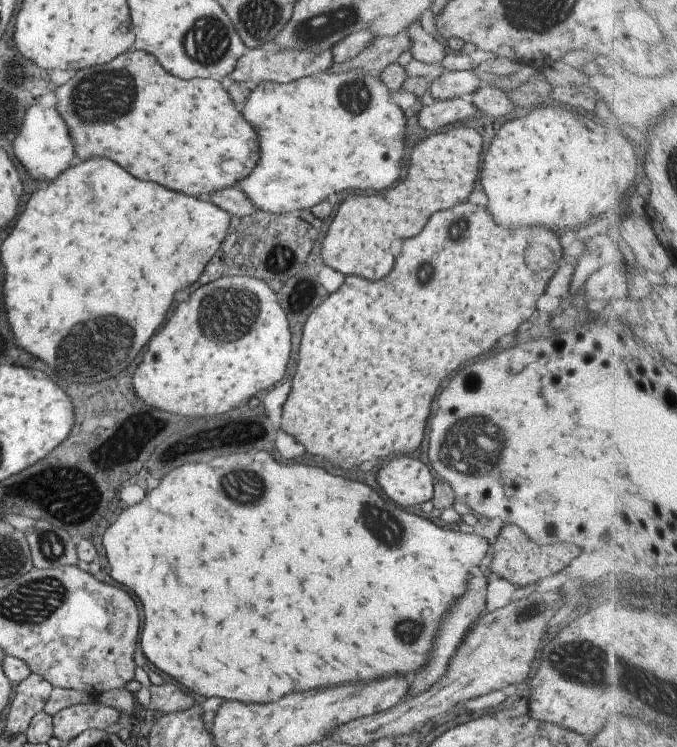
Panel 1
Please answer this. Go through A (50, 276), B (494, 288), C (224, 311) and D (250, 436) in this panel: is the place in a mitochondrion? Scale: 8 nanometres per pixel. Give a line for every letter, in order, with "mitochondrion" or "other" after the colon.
A: other
B: other
C: mitochondrion
D: other

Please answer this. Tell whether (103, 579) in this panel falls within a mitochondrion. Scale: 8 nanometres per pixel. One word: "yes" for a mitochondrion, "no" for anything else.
no

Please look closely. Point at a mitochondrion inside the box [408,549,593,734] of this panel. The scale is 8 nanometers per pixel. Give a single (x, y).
(530, 611)

